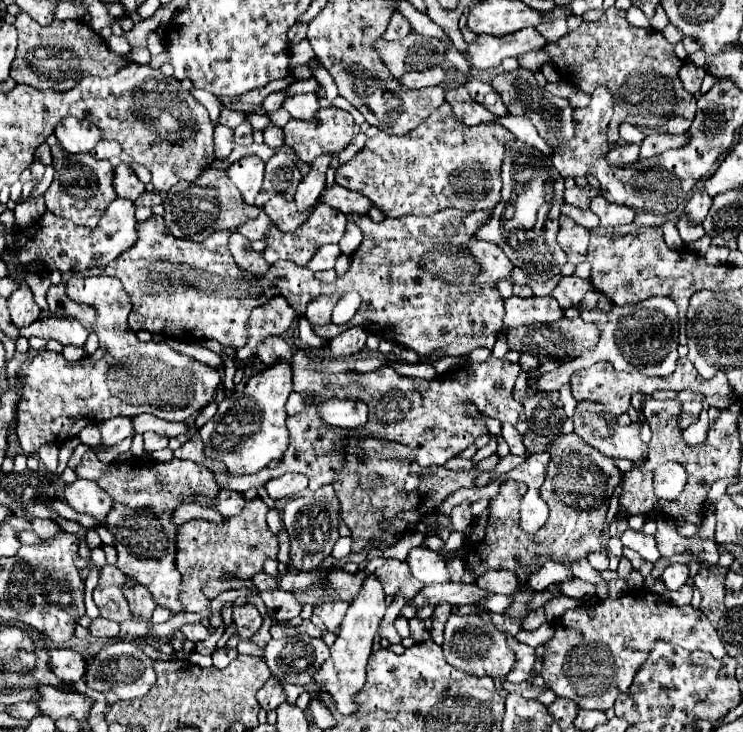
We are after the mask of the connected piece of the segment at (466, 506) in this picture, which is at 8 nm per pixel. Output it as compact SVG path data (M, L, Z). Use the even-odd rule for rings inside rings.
M466 501L466 503L456 505L456 507L452 509L450 519L452 519L452 525L454 525L454 529L456 529L456 531L464 531L466 527L470 527L470 523L472 523L470 505L472 505L472 503L468 503L468 501Z

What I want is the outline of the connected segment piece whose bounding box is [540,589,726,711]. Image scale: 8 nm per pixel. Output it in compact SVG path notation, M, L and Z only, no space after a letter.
M630 589L620 599L614 599L614 601L602 599L590 605L580 605L576 609L564 611L564 615L560 617L556 625L554 637L546 643L540 675L546 679L546 683L550 683L550 689L558 697L572 699L580 709L608 711L614 705L616 697L628 691L638 667L646 661L656 641L668 641L688 651L694 651L694 649L710 651L714 657L726 655L718 631L714 629L714 625L708 621L708 617L700 609L694 609L692 605L676 607L646 589Z

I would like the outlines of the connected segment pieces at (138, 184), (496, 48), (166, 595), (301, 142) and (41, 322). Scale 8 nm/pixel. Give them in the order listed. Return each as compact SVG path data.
M124 163L115 168L113 186L119 197L129 199L132 202L138 198L138 195L141 195L145 191L144 183Z
M532 27L516 31L514 35L492 37L492 35L478 35L476 43L468 43L466 55L468 63L474 69L490 69L498 67L504 57L518 57L526 51L542 49L546 41L538 31Z
M88 451L75 468L78 478L88 479L98 484L114 499L112 511L106 517L108 527L120 527L116 537L118 549L118 569L124 571L130 579L148 585L156 603L172 613L186 613L178 599L178 589L182 583L182 575L176 569L176 525L170 523L170 515L178 501L195 503L196 496L214 499L218 493L218 485L214 475L204 467L192 461L172 459L166 463L154 461L150 457L130 457L128 461L114 461L104 464L98 457Z
M320 109L312 121L290 119L286 123L286 145L298 151L302 161L310 163L324 151L342 151L354 137L354 125L354 117L348 111Z
M56 315L40 317L30 327L20 329L18 333L20 333L20 337L42 337L44 341L54 339L62 345L76 345L76 347L84 347L86 339L88 339L86 327L82 327L74 319L64 319L64 317L56 317Z

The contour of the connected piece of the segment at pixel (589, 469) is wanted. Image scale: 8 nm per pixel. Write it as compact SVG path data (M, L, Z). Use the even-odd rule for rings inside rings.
M574 433L556 437L556 441L550 447L550 455L552 455L552 459L550 459L550 465L552 465L550 479L546 479L544 487L542 487L542 499L550 507L550 517L548 517L546 525L540 527L534 535L528 535L518 527L520 525L520 521L518 521L518 509L520 507L518 505L520 505L520 499L526 493L526 485L518 483L518 481L504 481L502 487L500 487L498 497L494 497L490 501L490 507L474 521L472 533L464 541L464 543L468 543L468 547L466 547L466 567L476 567L476 575L480 575L480 571L484 571L484 569L512 569L512 571L516 571L518 581L526 591L512 595L514 605L506 613L510 617L518 617L518 619L524 619L528 615L526 613L526 603L534 597L534 591L526 585L528 573L522 569L522 565L532 565L532 557L538 557L540 561L546 561L552 555L556 561L578 561L578 559L586 559L588 551L602 551L604 545L600 543L600 531L602 531L602 525L604 525L604 519L606 519L608 499L610 499L614 487L620 483L620 471L616 469L612 459L602 457L602 453L598 453L596 449L590 449L588 443L578 439L578 435L574 435Z

